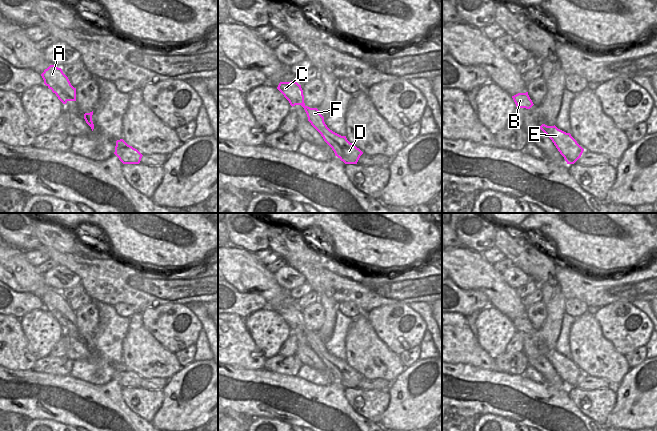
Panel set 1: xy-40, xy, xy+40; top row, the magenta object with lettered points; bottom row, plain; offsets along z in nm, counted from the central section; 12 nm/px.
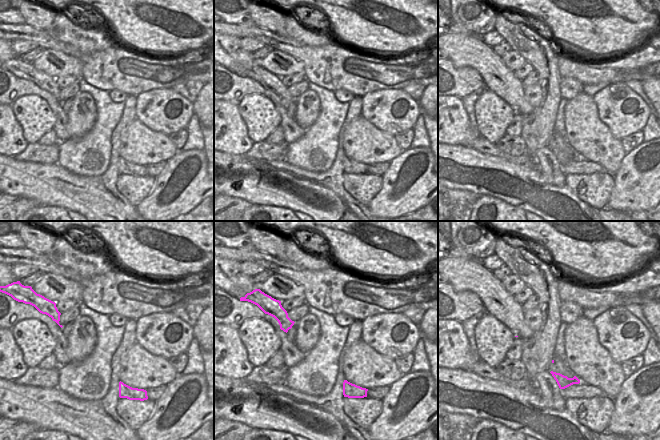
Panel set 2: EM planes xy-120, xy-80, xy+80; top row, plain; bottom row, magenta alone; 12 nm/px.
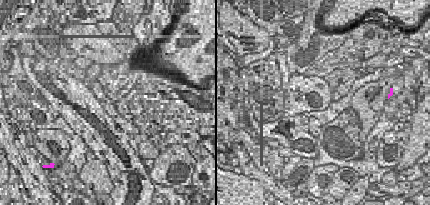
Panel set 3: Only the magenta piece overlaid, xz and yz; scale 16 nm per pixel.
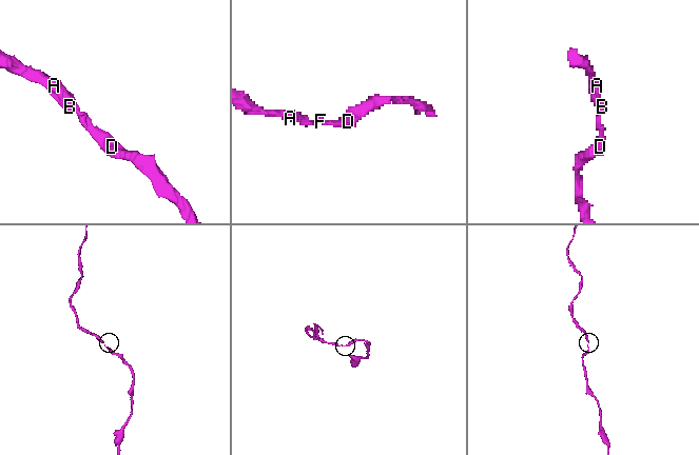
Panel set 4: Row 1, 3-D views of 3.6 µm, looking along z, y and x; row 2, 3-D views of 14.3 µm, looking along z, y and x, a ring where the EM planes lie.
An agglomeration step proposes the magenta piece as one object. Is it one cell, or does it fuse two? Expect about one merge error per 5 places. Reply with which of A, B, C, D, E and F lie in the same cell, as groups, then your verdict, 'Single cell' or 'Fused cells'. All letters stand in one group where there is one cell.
Groups: A B C D E F. Single cell.

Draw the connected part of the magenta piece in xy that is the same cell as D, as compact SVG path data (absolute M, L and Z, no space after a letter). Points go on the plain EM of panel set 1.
M295 305L280 306L277 313L284 319L293 331L301 329L311 349L321 358L324 365L332 372L341 385L345 388L357 388L363 376L350 367L346 360L341 360L330 354L324 346L324 341L317 332L310 332L304 327L304 319L301 309Z

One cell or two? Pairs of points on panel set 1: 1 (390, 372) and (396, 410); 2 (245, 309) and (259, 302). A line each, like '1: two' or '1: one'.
1: two
2: one

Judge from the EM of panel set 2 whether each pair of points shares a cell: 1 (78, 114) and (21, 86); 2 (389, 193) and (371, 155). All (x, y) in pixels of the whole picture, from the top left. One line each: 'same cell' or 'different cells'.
1: different cells
2: different cells

